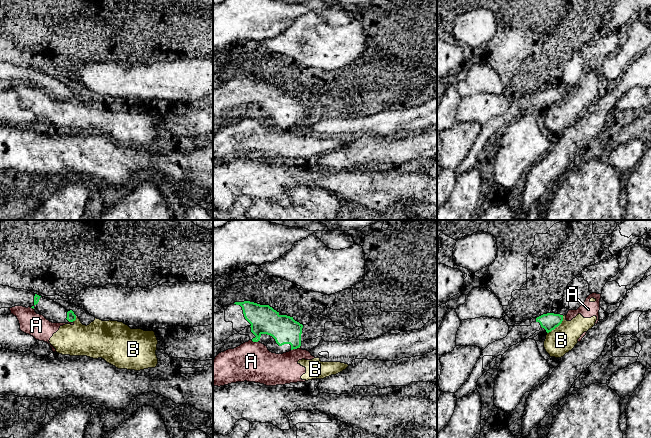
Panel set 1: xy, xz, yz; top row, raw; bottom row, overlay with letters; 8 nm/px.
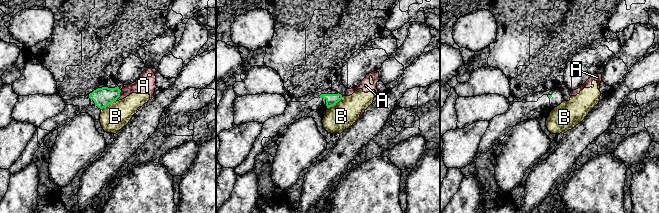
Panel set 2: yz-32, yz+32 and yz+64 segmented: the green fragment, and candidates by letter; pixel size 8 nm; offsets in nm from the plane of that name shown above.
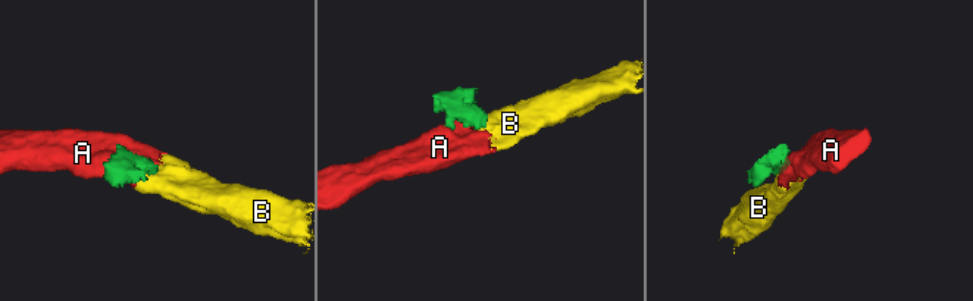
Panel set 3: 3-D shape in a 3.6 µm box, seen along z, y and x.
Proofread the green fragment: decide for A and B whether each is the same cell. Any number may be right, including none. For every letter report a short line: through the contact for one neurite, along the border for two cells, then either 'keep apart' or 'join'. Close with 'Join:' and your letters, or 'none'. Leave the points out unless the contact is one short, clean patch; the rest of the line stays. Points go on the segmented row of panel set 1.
A: keep apart
B: line yz (563, 316), (563, 320), (547, 333); keep apart
Join: none

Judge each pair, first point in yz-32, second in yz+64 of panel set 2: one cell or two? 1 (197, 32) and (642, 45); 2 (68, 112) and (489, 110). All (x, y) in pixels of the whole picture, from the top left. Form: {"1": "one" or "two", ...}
{"1": "one", "2": "two"}

